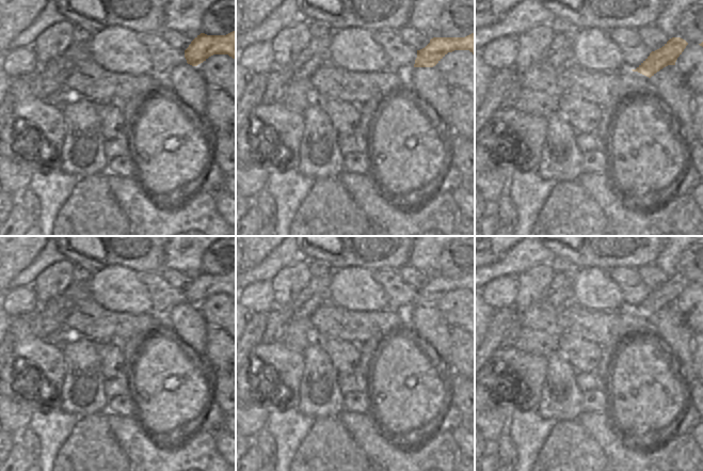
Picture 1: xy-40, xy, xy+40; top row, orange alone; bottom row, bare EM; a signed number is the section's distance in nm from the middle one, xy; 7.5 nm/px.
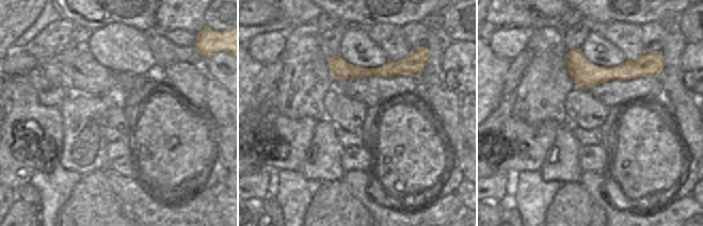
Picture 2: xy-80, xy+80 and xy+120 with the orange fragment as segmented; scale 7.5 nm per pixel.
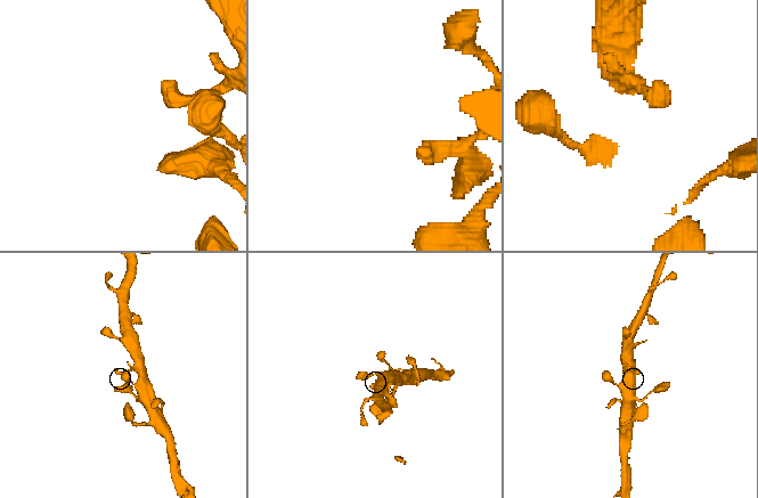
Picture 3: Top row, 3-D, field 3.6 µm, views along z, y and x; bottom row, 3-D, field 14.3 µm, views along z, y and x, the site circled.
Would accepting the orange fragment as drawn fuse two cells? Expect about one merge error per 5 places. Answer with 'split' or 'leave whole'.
leave whole

